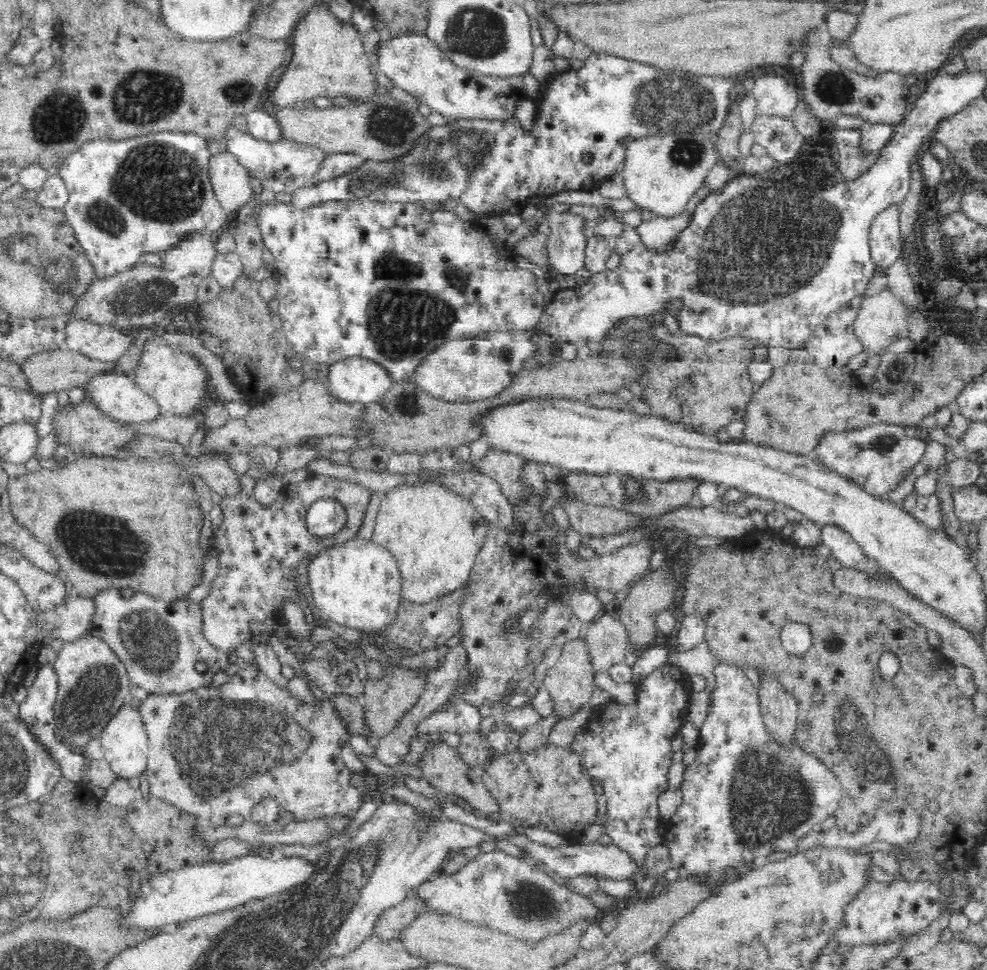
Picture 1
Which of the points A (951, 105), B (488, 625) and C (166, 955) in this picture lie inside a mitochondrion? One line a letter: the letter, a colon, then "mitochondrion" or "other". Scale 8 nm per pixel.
A: other
B: mitochondrion
C: other

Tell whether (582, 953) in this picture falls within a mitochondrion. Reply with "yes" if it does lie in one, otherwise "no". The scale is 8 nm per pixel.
no

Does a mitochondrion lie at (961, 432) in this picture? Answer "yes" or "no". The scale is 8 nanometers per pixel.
no

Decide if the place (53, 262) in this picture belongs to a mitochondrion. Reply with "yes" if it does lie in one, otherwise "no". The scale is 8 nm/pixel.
yes

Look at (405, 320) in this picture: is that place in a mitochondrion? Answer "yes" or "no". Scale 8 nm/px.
yes

